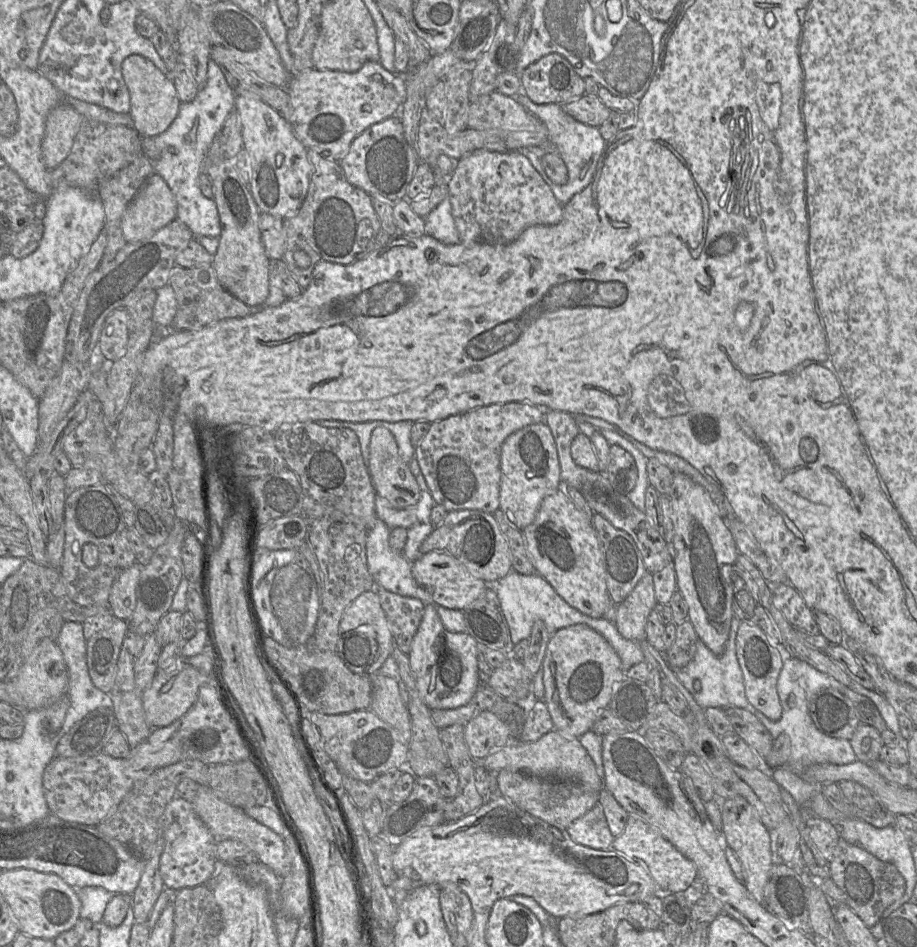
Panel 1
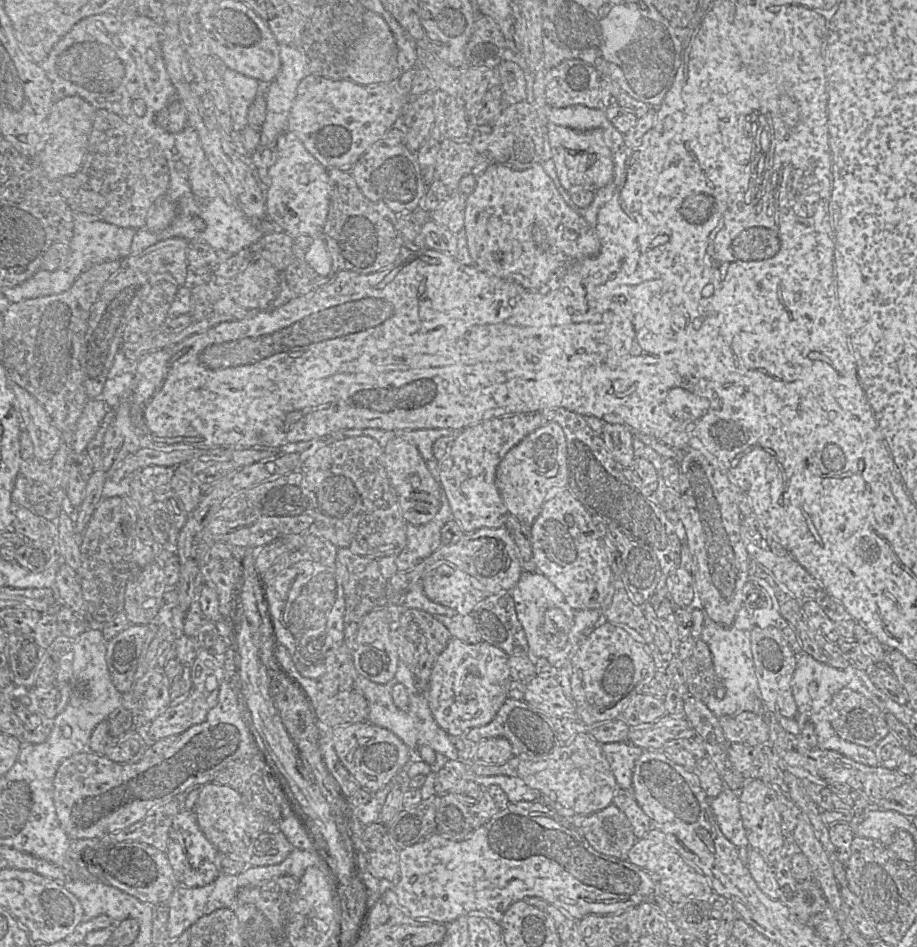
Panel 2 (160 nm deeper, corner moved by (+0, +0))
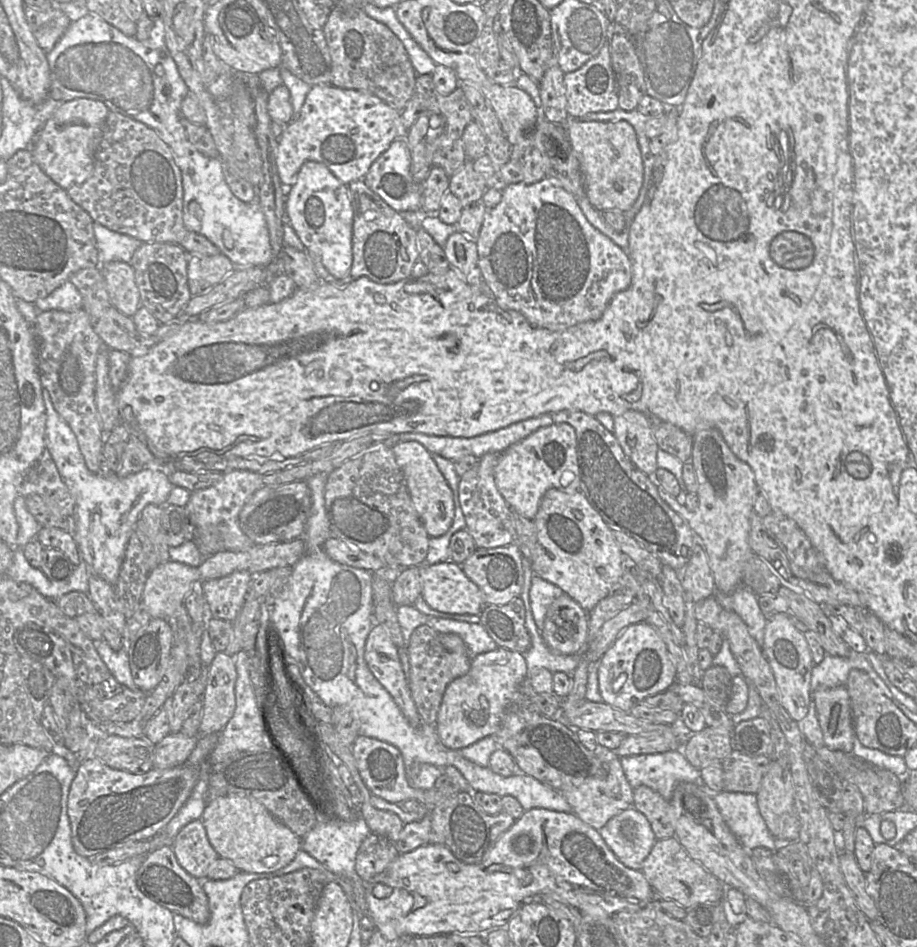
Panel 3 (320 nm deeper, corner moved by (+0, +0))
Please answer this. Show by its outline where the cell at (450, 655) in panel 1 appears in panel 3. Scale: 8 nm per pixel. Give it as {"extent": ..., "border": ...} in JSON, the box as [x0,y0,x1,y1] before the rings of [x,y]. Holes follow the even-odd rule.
{"extent":[435,647,528,750],"border":[[[502,647],[474,656],[470,665],[467,674],[454,679],[447,686],[435,724],[442,743],[453,750],[460,750],[485,737],[494,736],[500,730],[519,687],[528,677],[524,654]]]}

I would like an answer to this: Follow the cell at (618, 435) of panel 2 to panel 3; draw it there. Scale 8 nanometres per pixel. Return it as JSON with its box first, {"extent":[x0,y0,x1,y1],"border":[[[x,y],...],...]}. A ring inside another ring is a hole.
{"extent":[613,410,659,477],"border":[[[637,410],[616,415],[613,433],[628,459],[642,472],[654,477],[659,446],[649,416]]]}

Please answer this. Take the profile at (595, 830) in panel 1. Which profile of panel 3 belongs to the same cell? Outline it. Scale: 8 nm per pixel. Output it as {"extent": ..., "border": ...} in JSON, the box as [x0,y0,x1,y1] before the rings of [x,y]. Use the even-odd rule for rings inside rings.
{"extent":[598,807,657,871],"border":[[[634,807],[612,817],[598,831],[626,867],[640,871],[657,840],[646,816]]]}

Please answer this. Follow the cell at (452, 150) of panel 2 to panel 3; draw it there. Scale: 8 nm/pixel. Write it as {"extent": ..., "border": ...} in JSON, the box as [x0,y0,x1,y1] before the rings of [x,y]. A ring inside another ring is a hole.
{"extent":[449,160,486,207],"border":[[[467,160],[464,166],[449,178],[449,190],[467,207],[481,200],[486,191],[485,178],[478,174],[473,160]]]}

